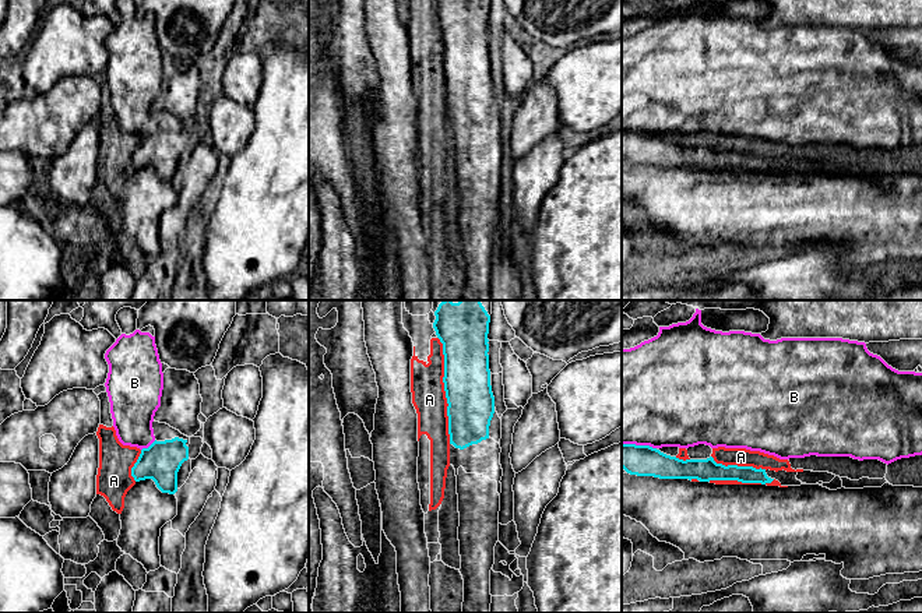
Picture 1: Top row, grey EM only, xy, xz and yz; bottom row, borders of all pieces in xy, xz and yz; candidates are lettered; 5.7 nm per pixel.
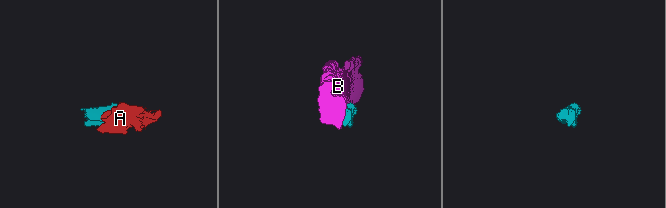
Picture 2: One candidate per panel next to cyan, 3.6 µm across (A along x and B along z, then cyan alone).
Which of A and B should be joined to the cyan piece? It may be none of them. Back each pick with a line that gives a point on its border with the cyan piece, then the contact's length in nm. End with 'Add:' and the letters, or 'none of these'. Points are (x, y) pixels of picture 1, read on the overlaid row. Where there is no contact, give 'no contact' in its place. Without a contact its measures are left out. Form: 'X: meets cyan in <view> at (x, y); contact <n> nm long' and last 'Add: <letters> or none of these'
Add: none of these

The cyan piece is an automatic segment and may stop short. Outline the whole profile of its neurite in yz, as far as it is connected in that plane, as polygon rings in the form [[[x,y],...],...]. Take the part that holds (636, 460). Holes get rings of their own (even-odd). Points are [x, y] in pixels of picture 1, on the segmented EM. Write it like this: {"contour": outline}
{"contour": [[[622,444],[622,473],[630,473],[637,476],[654,476],[659,479],[697,479],[700,482],[710,480],[738,480],[742,483],[771,483],[774,479],[781,486],[800,486],[800,485],[823,485],[830,483],[835,475],[828,472],[786,472],[786,471],[770,471],[756,469],[753,466],[722,465],[717,464],[712,457],[707,459],[679,459],[676,457],[666,455],[650,445]]]}

